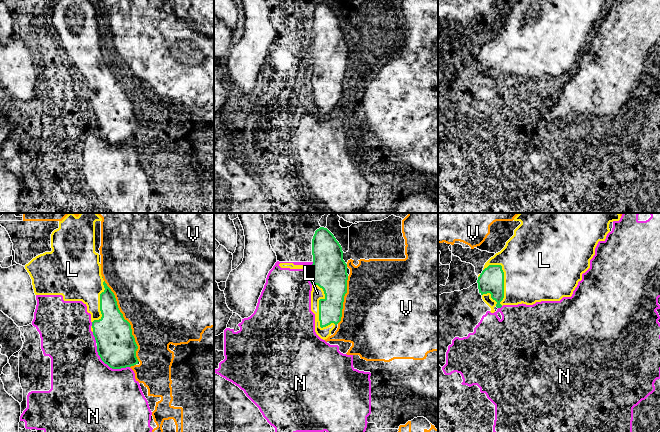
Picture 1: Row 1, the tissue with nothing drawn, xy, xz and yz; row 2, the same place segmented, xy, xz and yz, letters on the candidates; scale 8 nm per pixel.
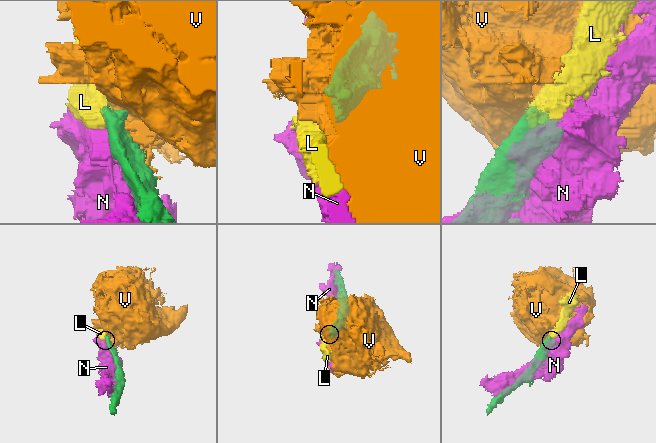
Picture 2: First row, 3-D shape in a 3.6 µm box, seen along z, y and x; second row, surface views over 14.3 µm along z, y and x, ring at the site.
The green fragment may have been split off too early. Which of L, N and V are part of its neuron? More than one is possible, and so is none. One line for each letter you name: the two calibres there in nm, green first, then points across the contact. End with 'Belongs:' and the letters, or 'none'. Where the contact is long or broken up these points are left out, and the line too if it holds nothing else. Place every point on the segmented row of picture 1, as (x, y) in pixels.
L: Thickness 200 nm (green) against 110 nm
Belongs: L

